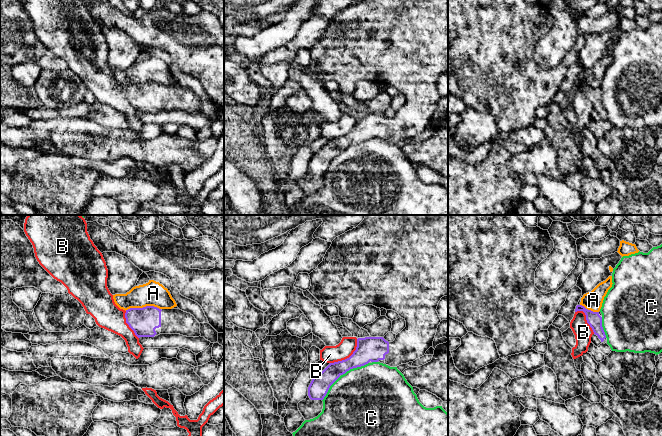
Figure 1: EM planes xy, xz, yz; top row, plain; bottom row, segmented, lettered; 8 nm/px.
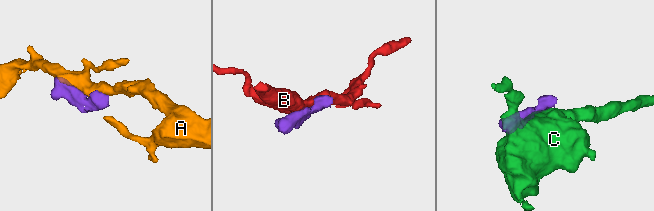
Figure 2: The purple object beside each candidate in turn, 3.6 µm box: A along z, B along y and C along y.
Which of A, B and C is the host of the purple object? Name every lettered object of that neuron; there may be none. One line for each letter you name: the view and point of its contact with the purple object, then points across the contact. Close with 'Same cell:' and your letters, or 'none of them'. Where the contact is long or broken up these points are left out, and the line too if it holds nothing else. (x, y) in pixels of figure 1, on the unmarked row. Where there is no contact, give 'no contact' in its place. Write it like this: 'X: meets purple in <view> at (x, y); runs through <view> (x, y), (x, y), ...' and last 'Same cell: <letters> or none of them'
Same cell: none of them

